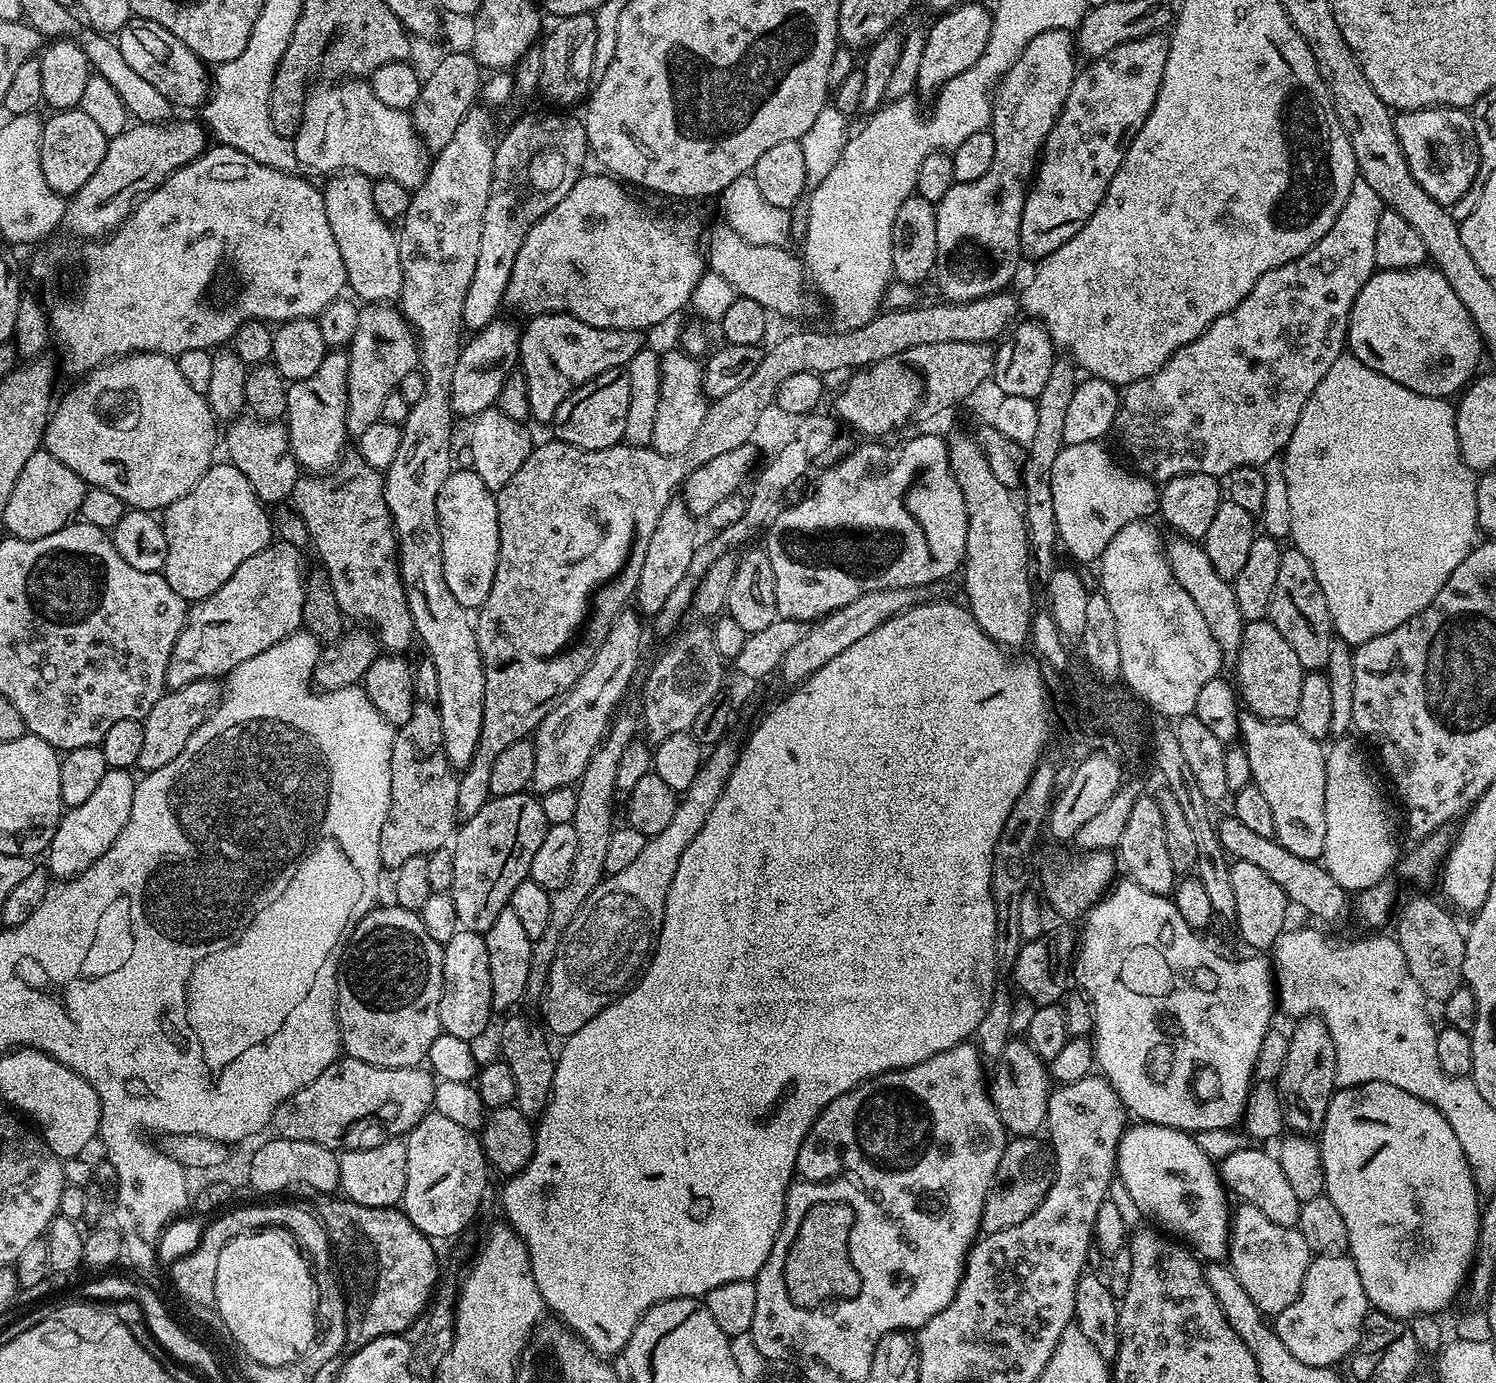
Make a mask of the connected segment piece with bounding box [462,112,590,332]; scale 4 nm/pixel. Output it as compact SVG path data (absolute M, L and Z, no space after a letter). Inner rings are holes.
M530 112L520 117L497 141L477 265L463 303L462 326L467 331L480 331L497 317L497 307L503 305L514 261L530 226L548 214L580 180L589 154L585 126L577 115Z

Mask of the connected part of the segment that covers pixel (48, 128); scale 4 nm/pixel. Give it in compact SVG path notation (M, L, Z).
M62 108L51 113L49 120L45 119L40 125L40 161L42 162L42 175L46 178L46 186L65 198L73 197L82 190L91 175L106 157L106 150L110 137L102 134L98 125L88 117L80 108Z

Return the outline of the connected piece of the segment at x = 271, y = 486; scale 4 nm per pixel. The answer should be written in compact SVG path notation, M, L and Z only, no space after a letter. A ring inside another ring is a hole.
M241 414L227 428L228 433L222 436L223 443L224 440L228 443L227 459L235 468L242 470L242 474L246 474L246 482L250 482L261 504L283 505L291 497L296 480L302 474L292 453L287 423L279 419L260 420L251 414Z

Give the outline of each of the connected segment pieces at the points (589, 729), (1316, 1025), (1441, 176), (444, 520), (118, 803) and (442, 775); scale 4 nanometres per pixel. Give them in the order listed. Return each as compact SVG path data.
M621 610L616 615L608 631L603 633L600 649L592 656L588 665L546 714L546 718L536 727L534 743L534 774L531 787L543 794L550 790L573 787L582 778L586 762L604 741L604 734L617 709L625 703L624 695L640 668L640 620L635 611Z
M1315 1014L1299 1017L1293 1024L1296 1025L1288 1036L1288 1049L1282 1074L1274 1083L1284 1107L1285 1125L1293 1133L1311 1137L1319 1133L1320 1127L1324 1124L1330 1098L1338 1088L1334 1038L1330 1038L1330 1030L1326 1022Z
M1419 108L1409 112L1400 112L1395 117L1395 121L1398 142L1406 154L1406 166L1410 166L1410 174L1414 174L1414 182L1418 182L1418 186L1422 186L1422 190L1426 190L1430 198L1434 198L1439 204L1453 206L1452 204L1458 203L1468 191L1469 193L1473 191L1478 180L1479 147L1475 140L1475 126L1472 124L1472 117L1465 109Z
M457 467L448 475L446 482L442 482L442 490L438 490L436 513L442 538L442 570L446 574L446 586L450 586L450 594L458 598L462 607L479 610L486 602L486 594L490 594L500 549L498 506L493 489L488 488L471 467Z
M109 768L106 774L102 774L102 783L90 793L90 798L86 798L86 802L82 802L82 806L74 806L61 815L60 825L54 830L54 838L46 853L47 871L57 881L71 880L73 876L85 872L95 860L102 858L102 854L106 854L106 850L110 850L114 838L118 838L118 834L122 834L122 826L126 826L126 822L130 818L130 806L134 806L137 777L132 775L133 773L127 768Z
M417 702L412 705L408 721L395 729L390 754L390 806L386 810L386 822L382 822L382 834L378 842L380 863L385 869L395 870L406 858L428 856L434 850L445 847L453 839L458 827L458 772L446 758L442 742L442 718L435 704Z

